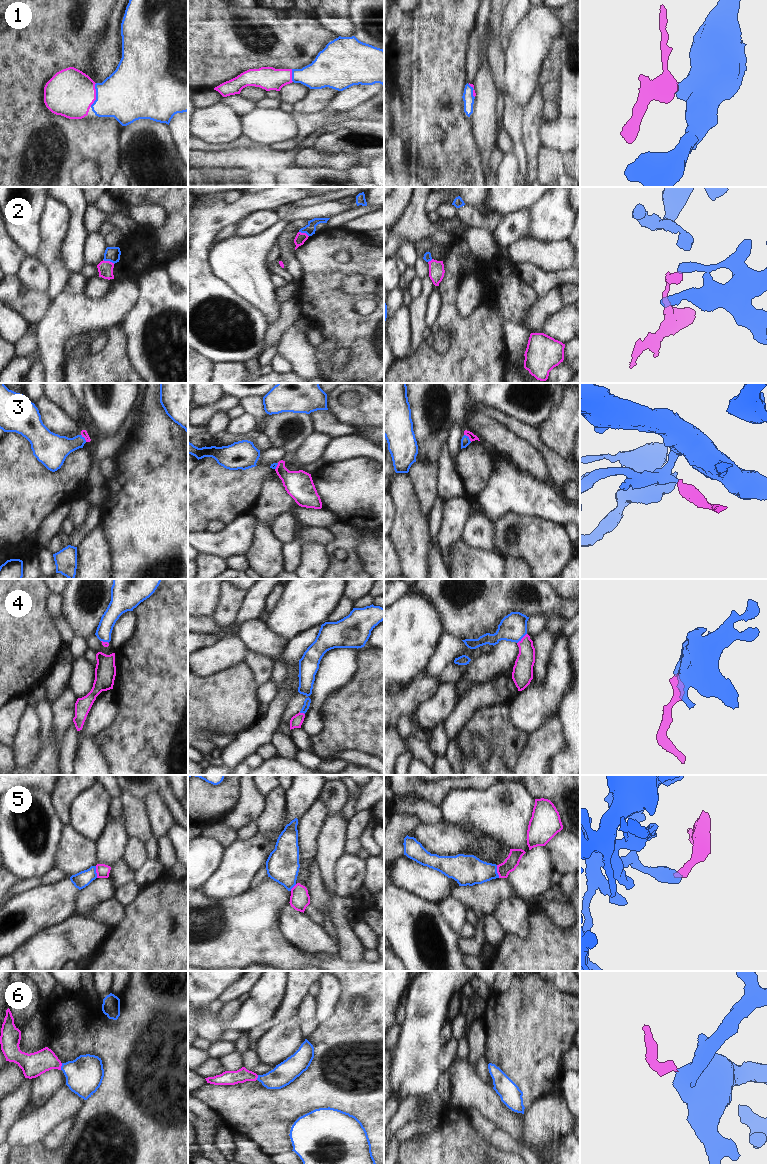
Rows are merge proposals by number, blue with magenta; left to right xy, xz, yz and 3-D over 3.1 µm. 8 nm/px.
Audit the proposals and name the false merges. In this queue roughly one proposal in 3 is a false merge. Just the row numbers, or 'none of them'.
2, 5

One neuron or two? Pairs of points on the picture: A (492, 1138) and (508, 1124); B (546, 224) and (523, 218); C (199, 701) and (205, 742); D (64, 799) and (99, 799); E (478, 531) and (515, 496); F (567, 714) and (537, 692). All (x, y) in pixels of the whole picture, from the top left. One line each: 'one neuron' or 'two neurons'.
A: two neurons
B: two neurons
C: one neuron
D: two neurons
E: two neurons
F: two neurons

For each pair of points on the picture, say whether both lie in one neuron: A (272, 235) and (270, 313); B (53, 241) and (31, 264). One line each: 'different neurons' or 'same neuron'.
A: same neuron
B: different neurons

